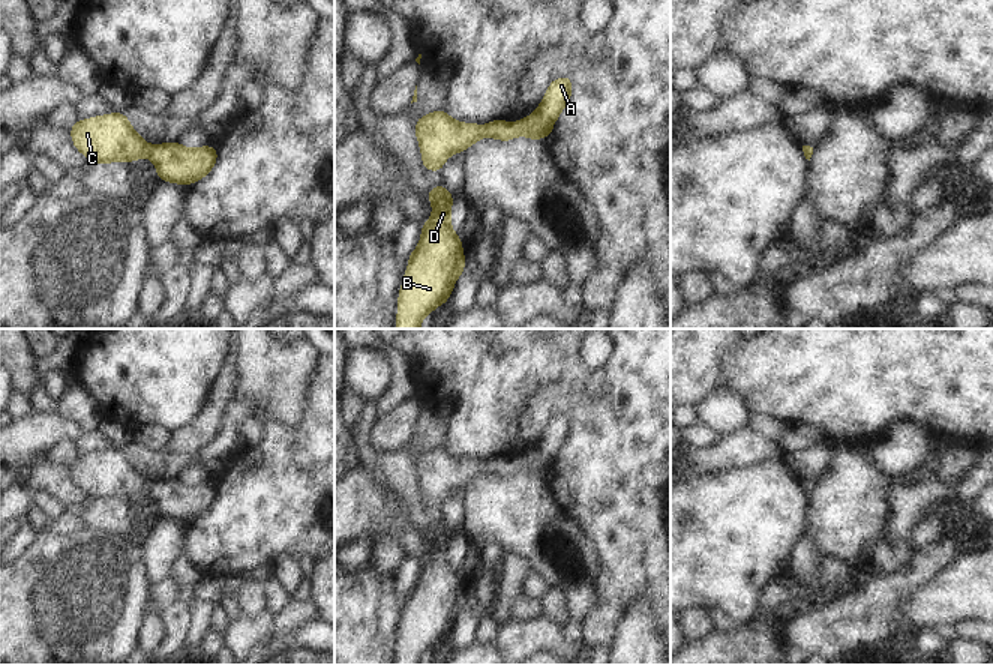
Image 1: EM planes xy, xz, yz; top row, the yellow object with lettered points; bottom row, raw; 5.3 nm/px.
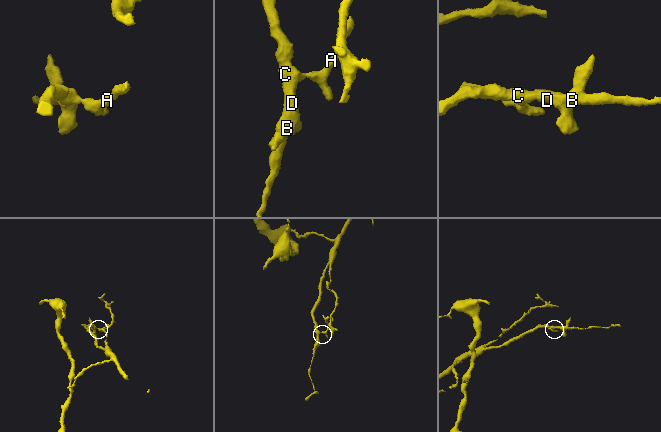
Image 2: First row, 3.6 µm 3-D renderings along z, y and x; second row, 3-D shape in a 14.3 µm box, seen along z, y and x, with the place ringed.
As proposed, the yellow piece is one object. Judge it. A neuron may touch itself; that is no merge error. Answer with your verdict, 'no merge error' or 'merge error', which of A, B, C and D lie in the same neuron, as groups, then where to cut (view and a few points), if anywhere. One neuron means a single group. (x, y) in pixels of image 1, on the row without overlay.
no merge error; A B C D; no cut

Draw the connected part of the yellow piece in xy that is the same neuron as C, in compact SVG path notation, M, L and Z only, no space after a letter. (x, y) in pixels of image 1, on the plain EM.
M111 449L80 456L70 465L75 483L90 498L136 497L144 491L154 498L164 518L190 521L216 500L218 488L212 482L186 485L178 479L148 482L130 462L124 450Z

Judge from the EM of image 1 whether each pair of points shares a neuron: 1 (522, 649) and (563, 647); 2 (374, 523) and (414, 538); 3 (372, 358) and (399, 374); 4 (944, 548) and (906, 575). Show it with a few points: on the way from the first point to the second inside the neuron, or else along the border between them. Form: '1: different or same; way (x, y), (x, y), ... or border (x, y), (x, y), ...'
1: same; way (533, 644), (552, 644)
2: same; way (384, 523), (404, 529)
3: different; border (390, 361), (390, 385), (375, 400)
4: same; way (935, 557), (915, 572)

